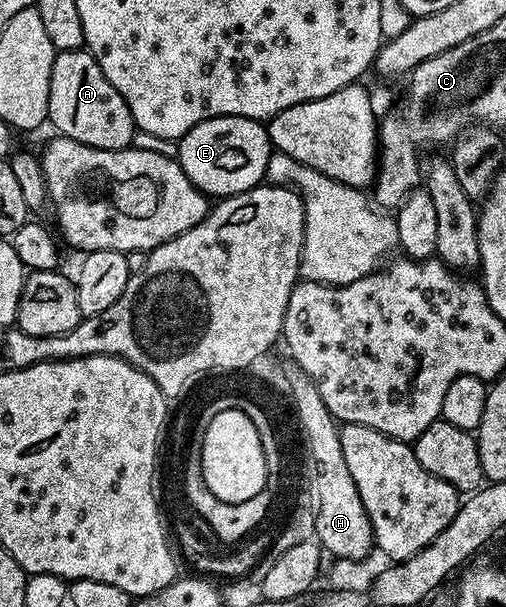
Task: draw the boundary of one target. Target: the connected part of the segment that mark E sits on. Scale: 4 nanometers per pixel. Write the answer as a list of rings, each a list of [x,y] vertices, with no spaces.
[[[211,117],[198,123],[178,142],[180,154],[178,160],[182,171],[209,198],[223,199],[233,197],[236,193],[245,193],[261,184],[266,175],[266,163],[274,152],[272,141],[268,138],[267,128],[261,122],[249,117]]]

